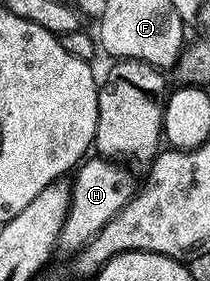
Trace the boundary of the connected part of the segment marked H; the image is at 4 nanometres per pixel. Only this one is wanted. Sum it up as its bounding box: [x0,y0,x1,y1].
[58,155,138,255]

